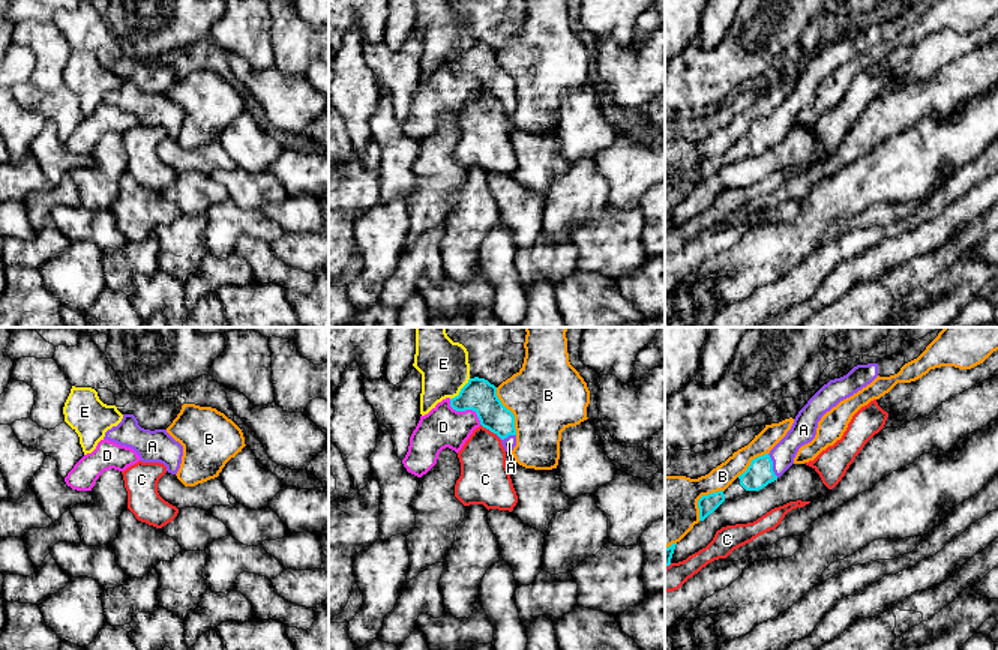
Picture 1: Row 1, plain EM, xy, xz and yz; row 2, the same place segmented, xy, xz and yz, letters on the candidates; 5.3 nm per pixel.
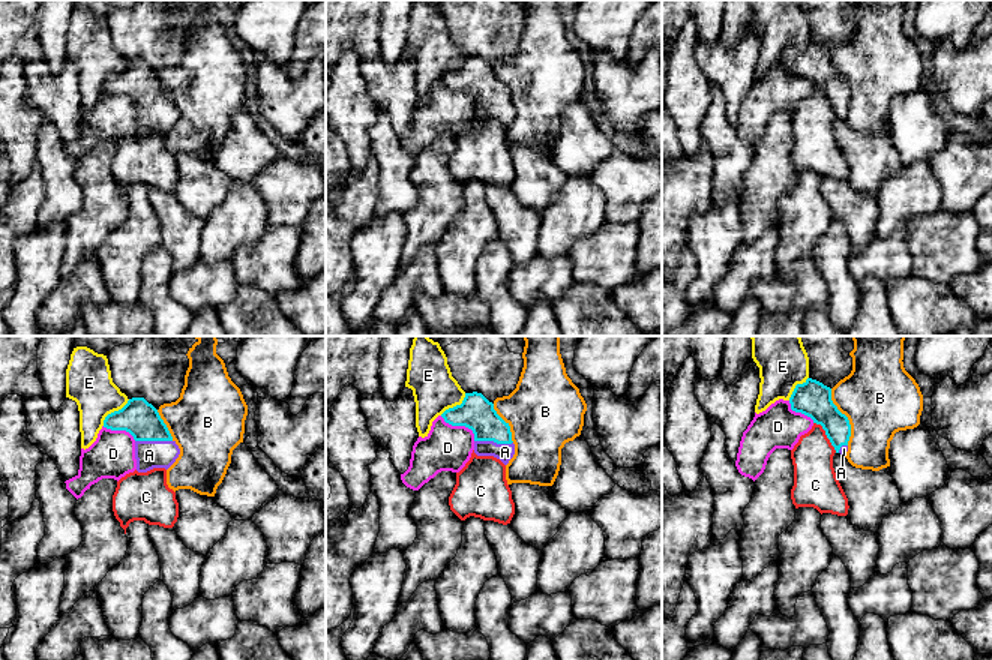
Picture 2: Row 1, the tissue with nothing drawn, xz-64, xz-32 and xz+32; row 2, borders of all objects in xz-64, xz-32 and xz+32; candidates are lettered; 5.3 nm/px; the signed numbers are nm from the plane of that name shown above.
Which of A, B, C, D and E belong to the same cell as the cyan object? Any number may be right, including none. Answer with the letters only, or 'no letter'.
A

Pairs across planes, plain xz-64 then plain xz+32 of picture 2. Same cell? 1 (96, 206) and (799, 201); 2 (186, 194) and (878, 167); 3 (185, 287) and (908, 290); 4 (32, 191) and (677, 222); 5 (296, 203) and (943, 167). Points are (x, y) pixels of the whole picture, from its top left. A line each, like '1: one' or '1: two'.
1: two
2: one
3: two
4: one
5: one

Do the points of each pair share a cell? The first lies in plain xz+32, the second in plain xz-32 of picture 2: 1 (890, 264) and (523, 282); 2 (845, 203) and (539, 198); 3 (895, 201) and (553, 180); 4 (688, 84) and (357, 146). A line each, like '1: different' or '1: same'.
1: same
2: different
3: different
4: same

